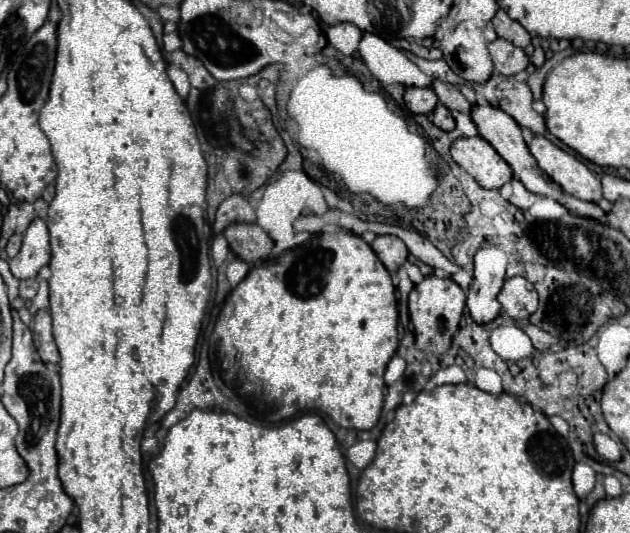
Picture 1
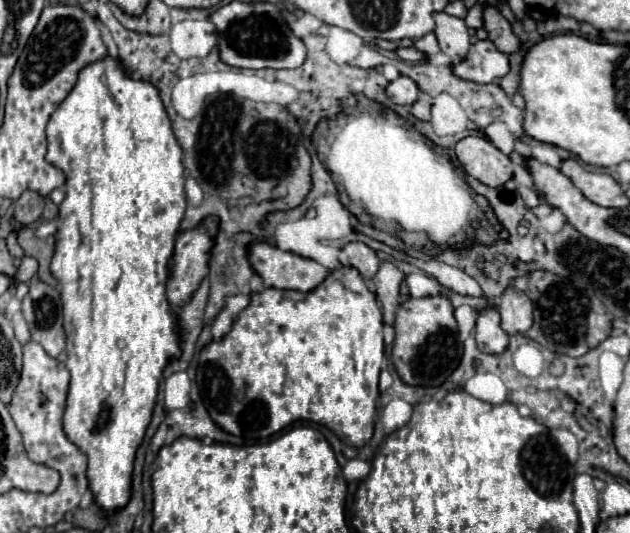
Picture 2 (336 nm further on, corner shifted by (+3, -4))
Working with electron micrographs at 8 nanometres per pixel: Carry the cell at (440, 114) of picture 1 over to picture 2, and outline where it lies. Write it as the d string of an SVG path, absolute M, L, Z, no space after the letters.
M417 99L417 101L413 103L413 107L411 107L411 113L413 113L417 119L421 119L421 121L429 121L429 117L431 117L431 103L425 101L425 99Z

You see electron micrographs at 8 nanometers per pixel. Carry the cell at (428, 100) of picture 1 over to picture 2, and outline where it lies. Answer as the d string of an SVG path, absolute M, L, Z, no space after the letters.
M401 75L401 77L397 77L395 81L391 81L387 85L385 93L397 105L413 105L417 101L419 89L417 89L417 83L411 77Z

